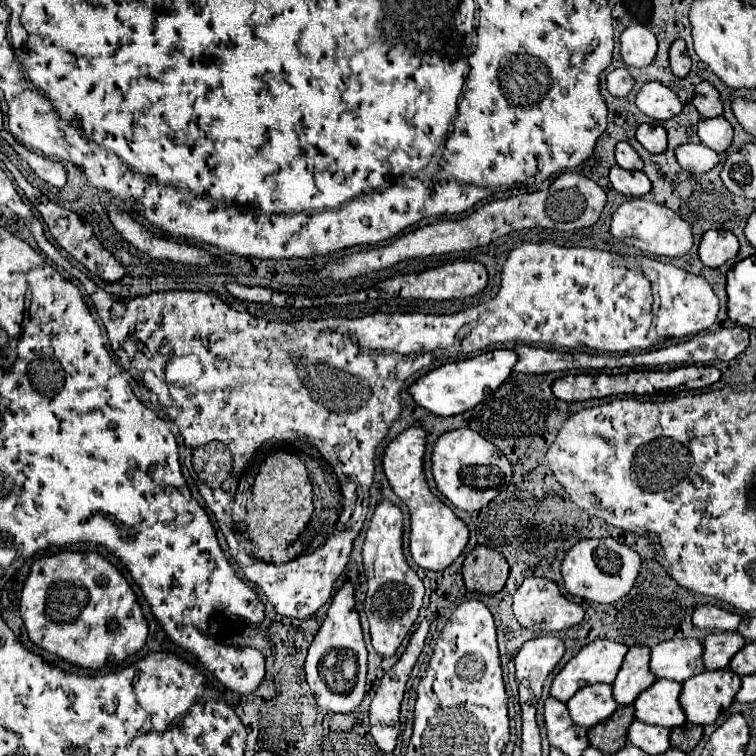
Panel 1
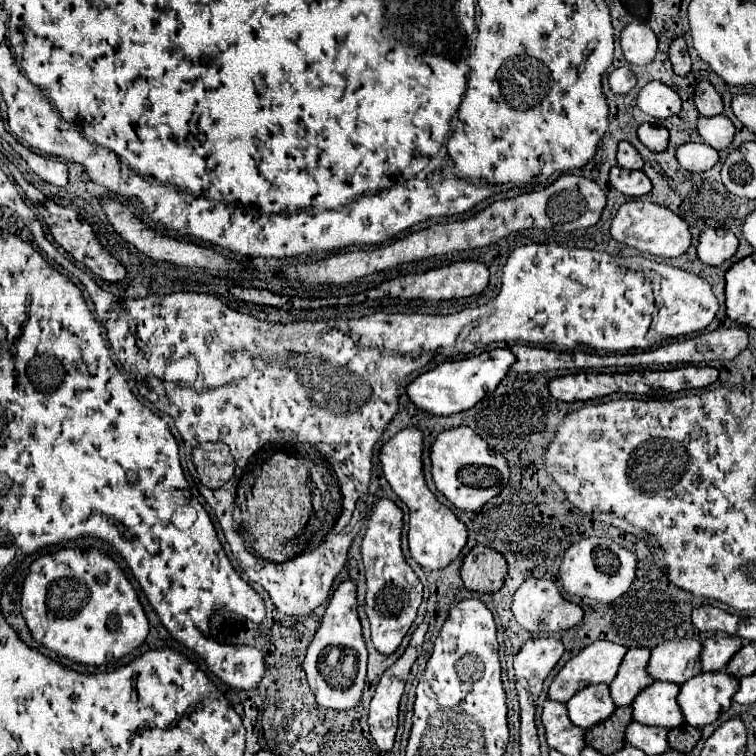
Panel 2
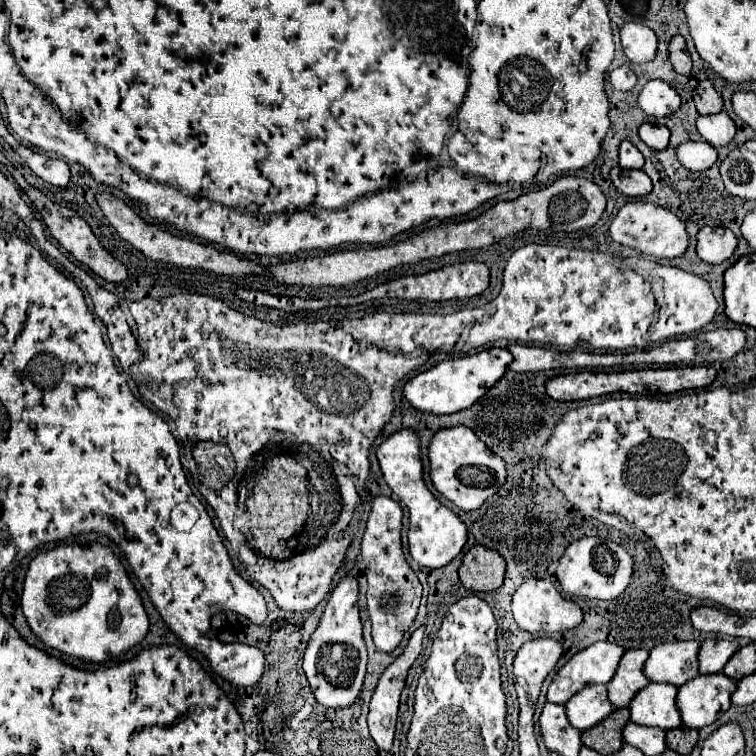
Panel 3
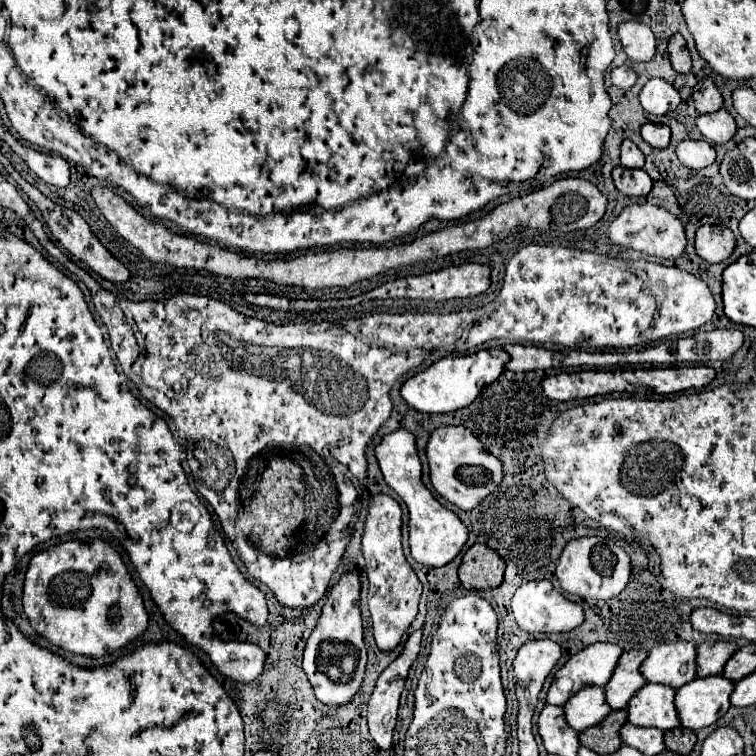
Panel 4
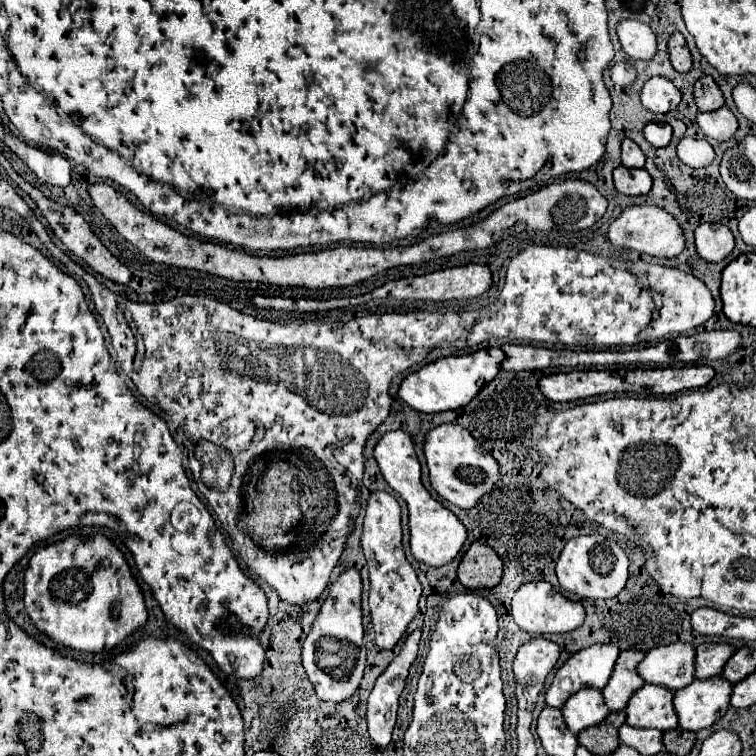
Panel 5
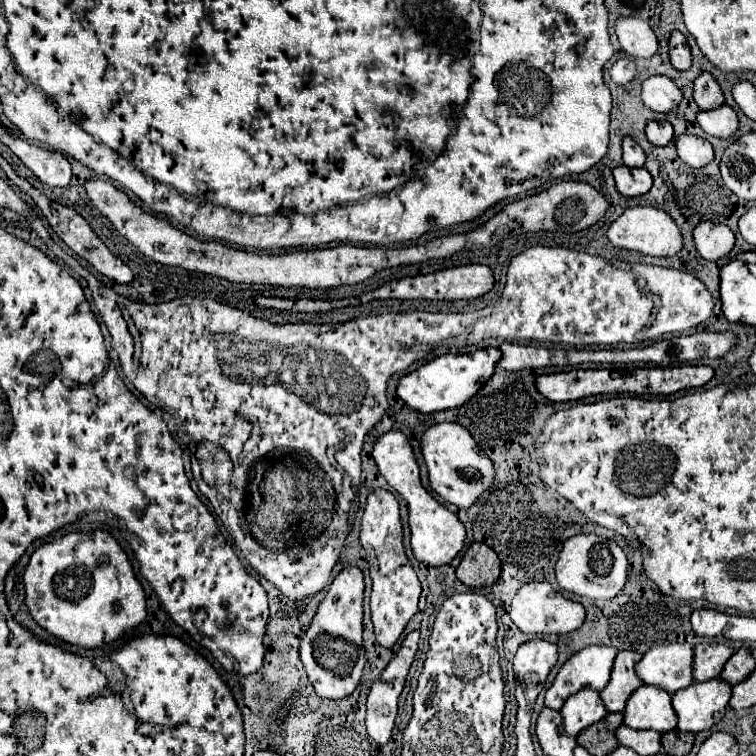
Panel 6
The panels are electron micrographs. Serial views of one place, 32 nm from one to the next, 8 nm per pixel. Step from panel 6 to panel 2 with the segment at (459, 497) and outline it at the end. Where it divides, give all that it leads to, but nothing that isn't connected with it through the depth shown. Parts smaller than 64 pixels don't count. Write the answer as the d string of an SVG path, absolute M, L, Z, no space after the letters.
M466 426L440 432L430 448L430 460L432 480L438 492L442 492L460 510L480 510L492 496L496 496L508 484L510 470L502 454L490 450L490 446Z

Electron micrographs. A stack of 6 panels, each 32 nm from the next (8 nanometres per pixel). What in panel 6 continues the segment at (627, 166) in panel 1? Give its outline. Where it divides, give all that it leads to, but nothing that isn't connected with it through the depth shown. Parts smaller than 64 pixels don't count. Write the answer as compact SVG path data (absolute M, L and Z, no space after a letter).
M630 136L624 138L622 148L624 148L624 158L622 158L622 160L624 160L626 166L630 166L630 168L640 168L640 166L644 166L644 160L646 160L644 150L642 150Z

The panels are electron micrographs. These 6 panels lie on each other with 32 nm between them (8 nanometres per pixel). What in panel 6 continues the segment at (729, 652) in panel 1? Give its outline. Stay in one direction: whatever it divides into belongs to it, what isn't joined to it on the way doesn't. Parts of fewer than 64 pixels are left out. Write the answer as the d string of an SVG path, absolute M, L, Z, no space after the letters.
M698 644L694 646L694 680L706 682L718 678L724 664L732 656L732 650L724 644Z

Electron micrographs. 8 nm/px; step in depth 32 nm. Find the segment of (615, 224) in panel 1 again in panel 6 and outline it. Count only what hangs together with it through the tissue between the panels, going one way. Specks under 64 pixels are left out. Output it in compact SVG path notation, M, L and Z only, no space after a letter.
M654 206L626 208L624 214L610 224L606 236L616 248L634 250L648 256L674 256L682 250L682 234L676 222L670 218L670 214L666 214L664 210L656 210Z

